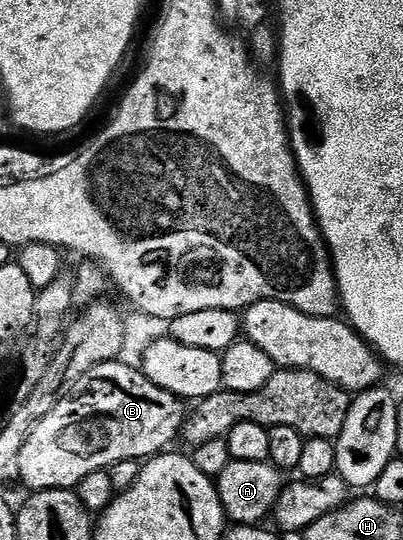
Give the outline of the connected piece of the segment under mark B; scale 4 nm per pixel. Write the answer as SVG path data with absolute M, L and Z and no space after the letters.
M123 362L102 363L85 373L67 398L59 402L57 409L53 409L49 417L37 421L33 433L29 433L29 441L25 441L25 449L21 449L17 464L18 482L29 492L73 489L81 477L89 473L110 469L117 461L146 461L166 452L170 448L167 446L180 438L185 422L184 404L165 389L153 385L138 366L130 367Z

